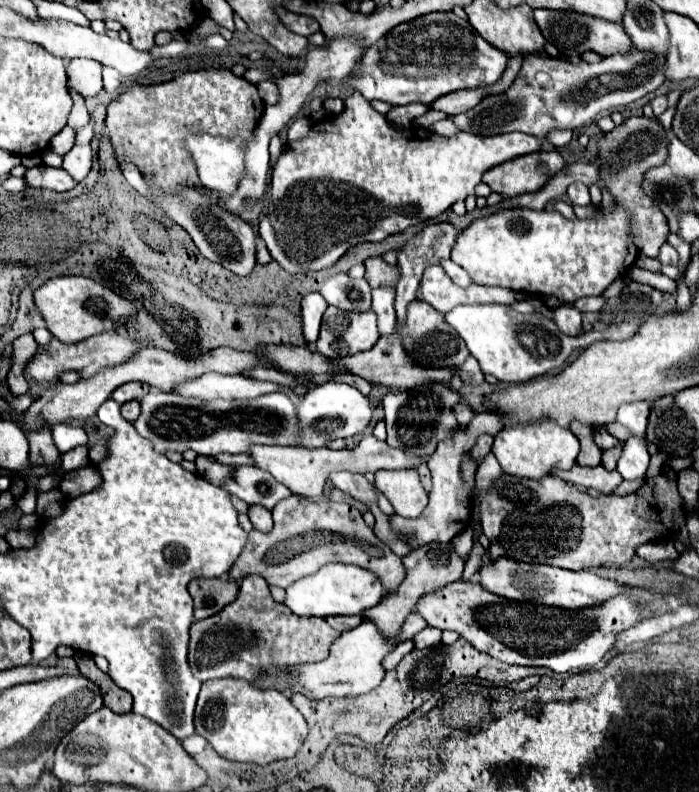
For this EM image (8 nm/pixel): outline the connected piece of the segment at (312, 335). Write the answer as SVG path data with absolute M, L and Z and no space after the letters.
M311 292L303 298L301 302L301 322L303 322L303 336L313 346L319 336L319 326L321 326L321 316L327 308L327 302L319 292Z

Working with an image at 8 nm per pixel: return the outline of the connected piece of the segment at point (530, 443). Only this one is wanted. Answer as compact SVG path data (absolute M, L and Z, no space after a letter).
M545 418L531 424L511 424L507 428L501 428L495 436L493 454L497 456L505 474L539 480L547 476L553 468L569 470L579 454L579 440L569 428L561 428L553 420Z

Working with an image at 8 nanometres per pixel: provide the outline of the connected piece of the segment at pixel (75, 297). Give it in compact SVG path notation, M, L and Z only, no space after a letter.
M85 276L51 278L41 288L37 288L33 296L39 312L47 322L49 332L63 344L75 344L77 340L87 340L95 334L117 330L121 326L127 326L127 322L135 316L131 302Z

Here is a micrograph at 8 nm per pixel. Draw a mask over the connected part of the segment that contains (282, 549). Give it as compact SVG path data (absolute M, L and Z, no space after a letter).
M289 496L273 508L273 520L275 526L271 532L265 534L255 528L249 532L241 556L229 570L233 580L241 580L247 574L259 574L269 584L287 588L295 580L317 572L327 562L345 562L375 572L385 592L391 594L405 576L401 558L375 536L373 528L365 524L361 512L351 504Z

